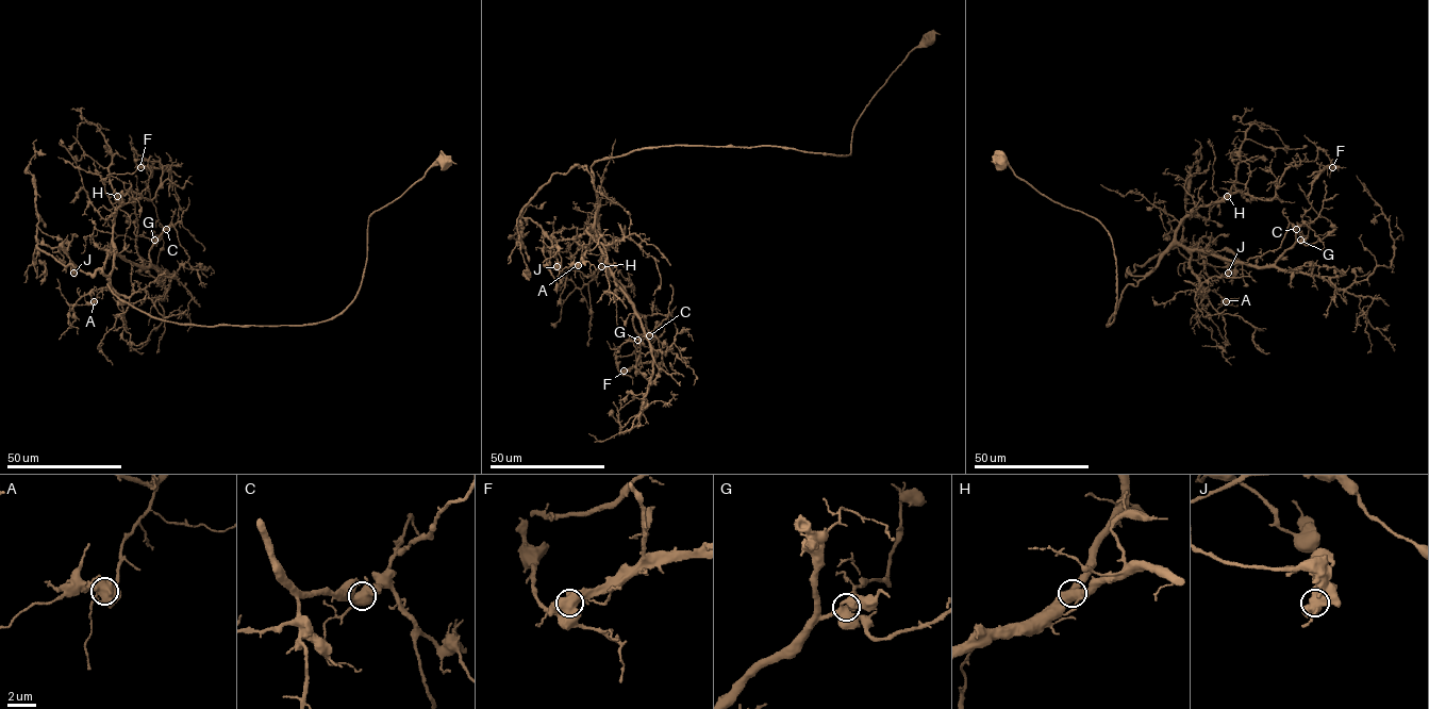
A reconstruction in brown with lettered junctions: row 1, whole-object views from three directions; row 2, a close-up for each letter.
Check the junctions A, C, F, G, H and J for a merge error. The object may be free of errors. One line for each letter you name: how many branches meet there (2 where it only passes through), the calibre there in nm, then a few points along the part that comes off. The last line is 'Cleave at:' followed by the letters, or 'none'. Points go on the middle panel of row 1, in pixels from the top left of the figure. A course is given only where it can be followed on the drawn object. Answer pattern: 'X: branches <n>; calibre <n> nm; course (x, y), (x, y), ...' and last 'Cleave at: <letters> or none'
F: branches 4; calibre 600 nm; course (624, 371), (650, 363), (654, 359), (652, 345)
Cleave at: F

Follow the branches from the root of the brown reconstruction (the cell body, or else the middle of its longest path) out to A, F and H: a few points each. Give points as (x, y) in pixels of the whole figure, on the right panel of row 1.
A: (999, 161), (1108, 232), (1116, 304), (1107, 326), (1125, 287), (1176, 244), (1190, 254), (1199, 285), (1226, 301)
F: (999, 161), (1108, 232), (1107, 326), (1199, 207), (1239, 192), (1270, 199), (1284, 169), (1318, 149), (1332, 167)
H: (999, 161), (1108, 232), (1116, 304), (1107, 326), (1125, 287), (1156, 265), (1178, 225), (1227, 196)

